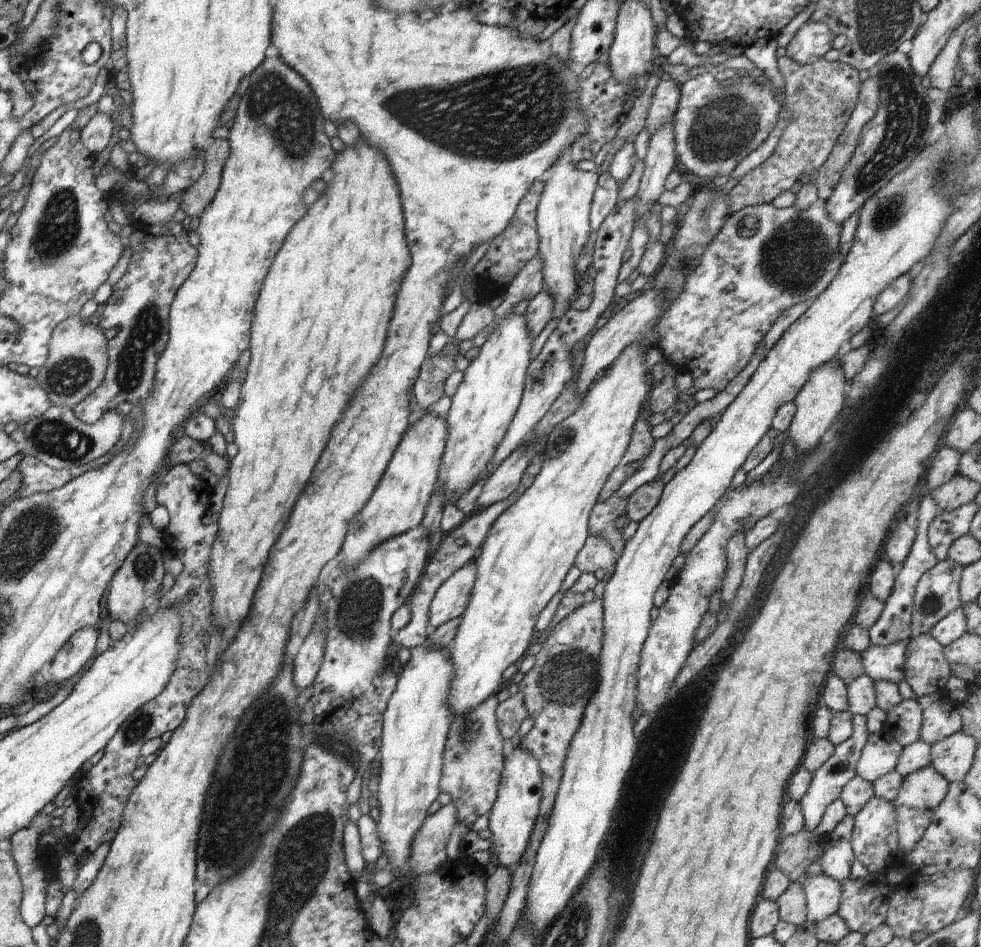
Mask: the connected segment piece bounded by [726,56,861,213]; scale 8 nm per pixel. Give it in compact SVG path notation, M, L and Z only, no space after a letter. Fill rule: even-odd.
M786 56L778 59L778 70L784 78L784 110L788 126L784 128L773 154L743 176L726 195L730 213L771 203L776 196L792 189L799 176L810 176L817 171L828 160L860 94L859 71L840 60L829 62L820 58L814 64L802 66Z

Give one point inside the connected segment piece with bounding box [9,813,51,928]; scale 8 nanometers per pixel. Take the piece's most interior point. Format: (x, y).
(34, 878)

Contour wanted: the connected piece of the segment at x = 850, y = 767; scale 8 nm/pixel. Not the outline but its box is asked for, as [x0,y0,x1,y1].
[800,715,869,831]

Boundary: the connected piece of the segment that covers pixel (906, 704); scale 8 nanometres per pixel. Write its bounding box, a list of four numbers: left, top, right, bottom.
[884,700,923,746]

